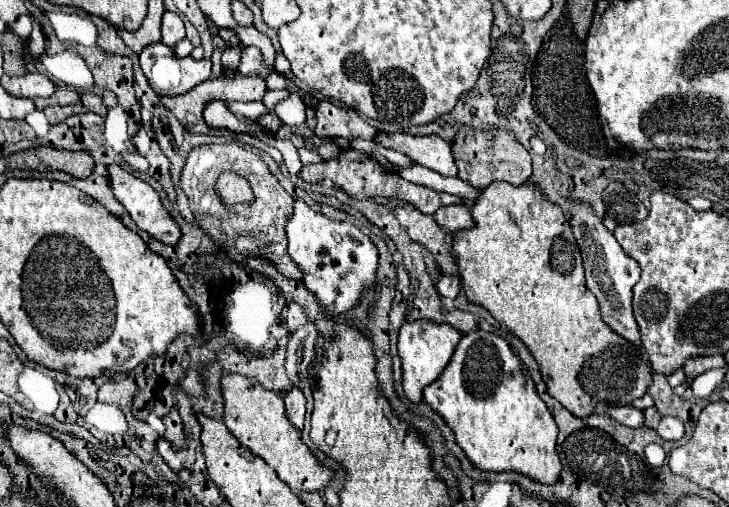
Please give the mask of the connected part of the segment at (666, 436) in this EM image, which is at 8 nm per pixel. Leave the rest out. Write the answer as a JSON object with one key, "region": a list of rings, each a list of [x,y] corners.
{"region":[[[662,417],[656,431],[664,441],[678,441],[684,437],[684,423],[678,417]]]}

